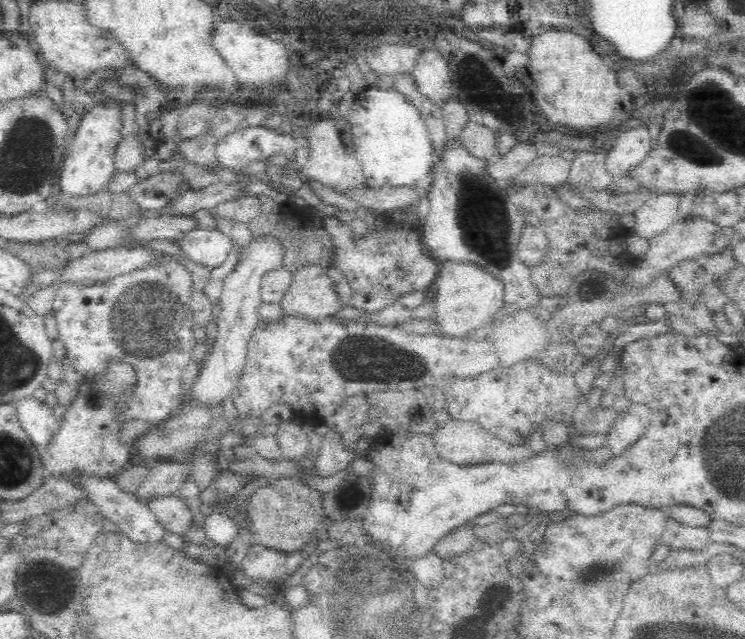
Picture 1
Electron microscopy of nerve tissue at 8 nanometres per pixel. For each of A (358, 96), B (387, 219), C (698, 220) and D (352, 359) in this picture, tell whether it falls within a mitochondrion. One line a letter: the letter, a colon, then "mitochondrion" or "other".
A: other
B: other
C: other
D: mitochondrion

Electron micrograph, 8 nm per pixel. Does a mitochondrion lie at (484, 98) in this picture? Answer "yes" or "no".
no

